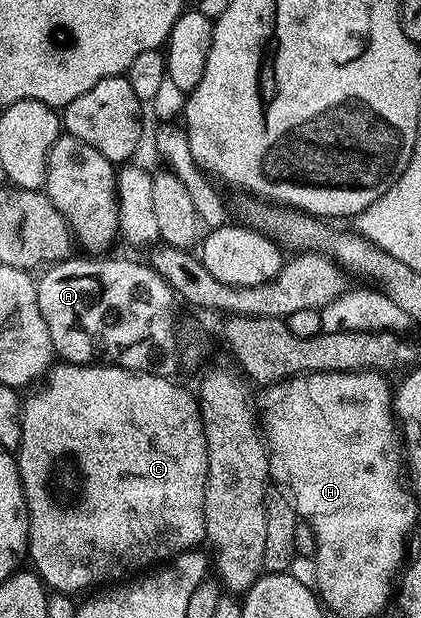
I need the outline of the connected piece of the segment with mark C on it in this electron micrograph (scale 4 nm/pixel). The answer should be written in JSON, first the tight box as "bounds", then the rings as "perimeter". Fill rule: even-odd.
{"bounds":[16,361,208,593],"perimeter":[[[58,361],[51,366],[41,380],[39,389],[35,395],[26,395],[22,405],[22,436],[20,437],[20,445],[16,452],[18,460],[18,472],[20,473],[20,481],[24,489],[24,497],[26,498],[26,508],[28,509],[28,559],[32,564],[33,570],[39,579],[46,584],[47,588],[54,593],[75,593],[74,591],[86,591],[101,588],[103,585],[113,584],[115,581],[122,581],[129,571],[145,572],[145,567],[165,564],[167,561],[173,561],[178,555],[185,551],[195,550],[199,546],[198,542],[206,539],[206,522],[204,521],[204,493],[206,492],[206,478],[208,477],[208,445],[206,444],[206,434],[204,433],[204,425],[202,424],[202,414],[198,408],[197,398],[193,394],[190,395],[181,387],[180,384],[174,383],[173,378],[165,375],[149,375],[143,371],[129,371],[123,367],[111,367],[109,365],[87,365],[85,363],[67,363]]]}

